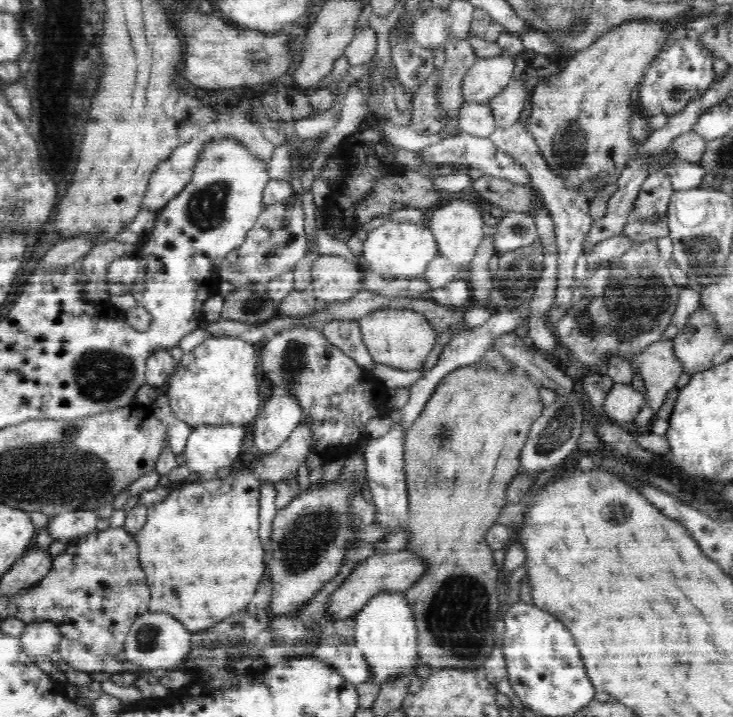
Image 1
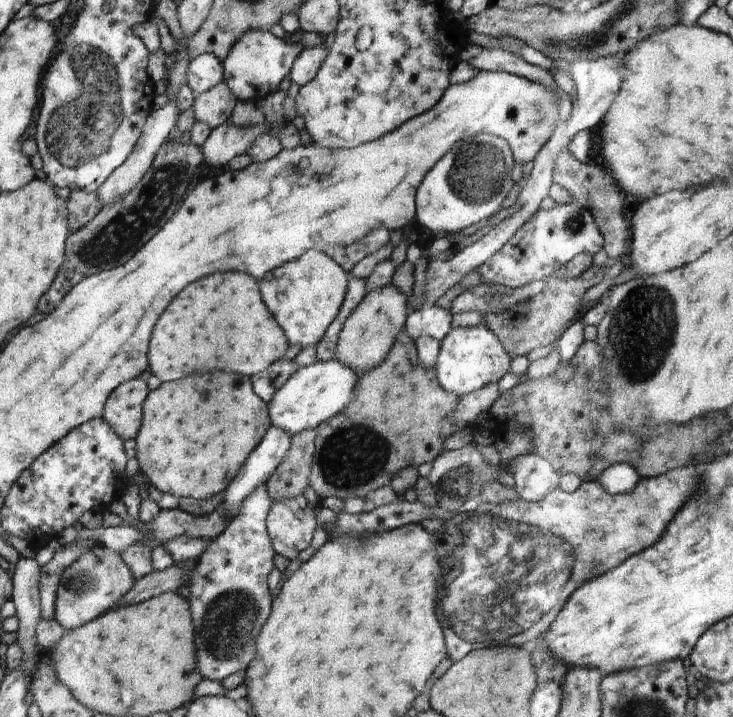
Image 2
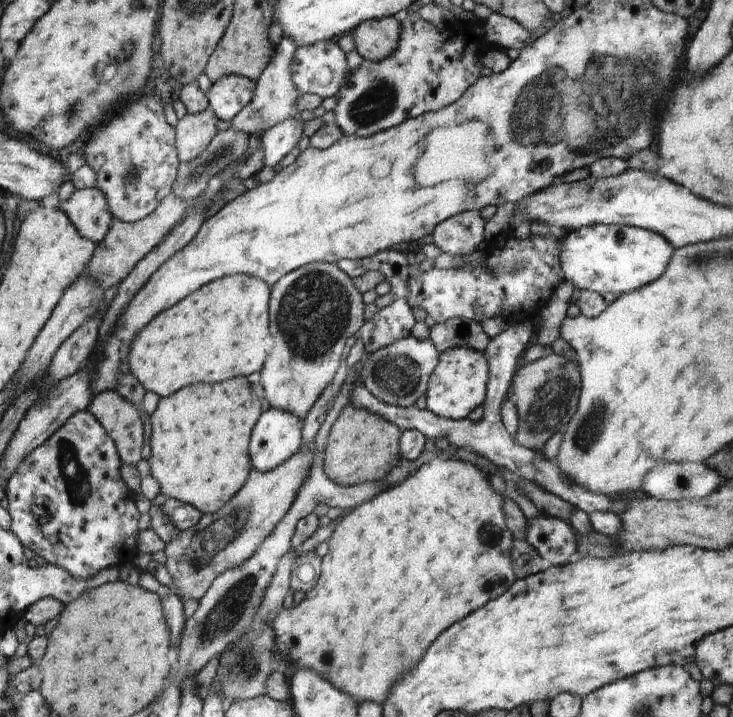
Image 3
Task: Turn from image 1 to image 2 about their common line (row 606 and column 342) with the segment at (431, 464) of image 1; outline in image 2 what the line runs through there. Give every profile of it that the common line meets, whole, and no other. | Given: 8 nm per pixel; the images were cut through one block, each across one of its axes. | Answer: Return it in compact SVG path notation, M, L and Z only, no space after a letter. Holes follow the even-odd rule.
M404 330L399 332L390 354L371 371L358 376L355 400L336 416L316 428L315 451L311 462L309 485L323 500L336 496L370 499L380 487L391 485L408 466L422 466L436 460L444 449L444 441L464 425L456 423L455 413L462 397L445 391L438 381L435 369L427 369L416 354L413 338Z

